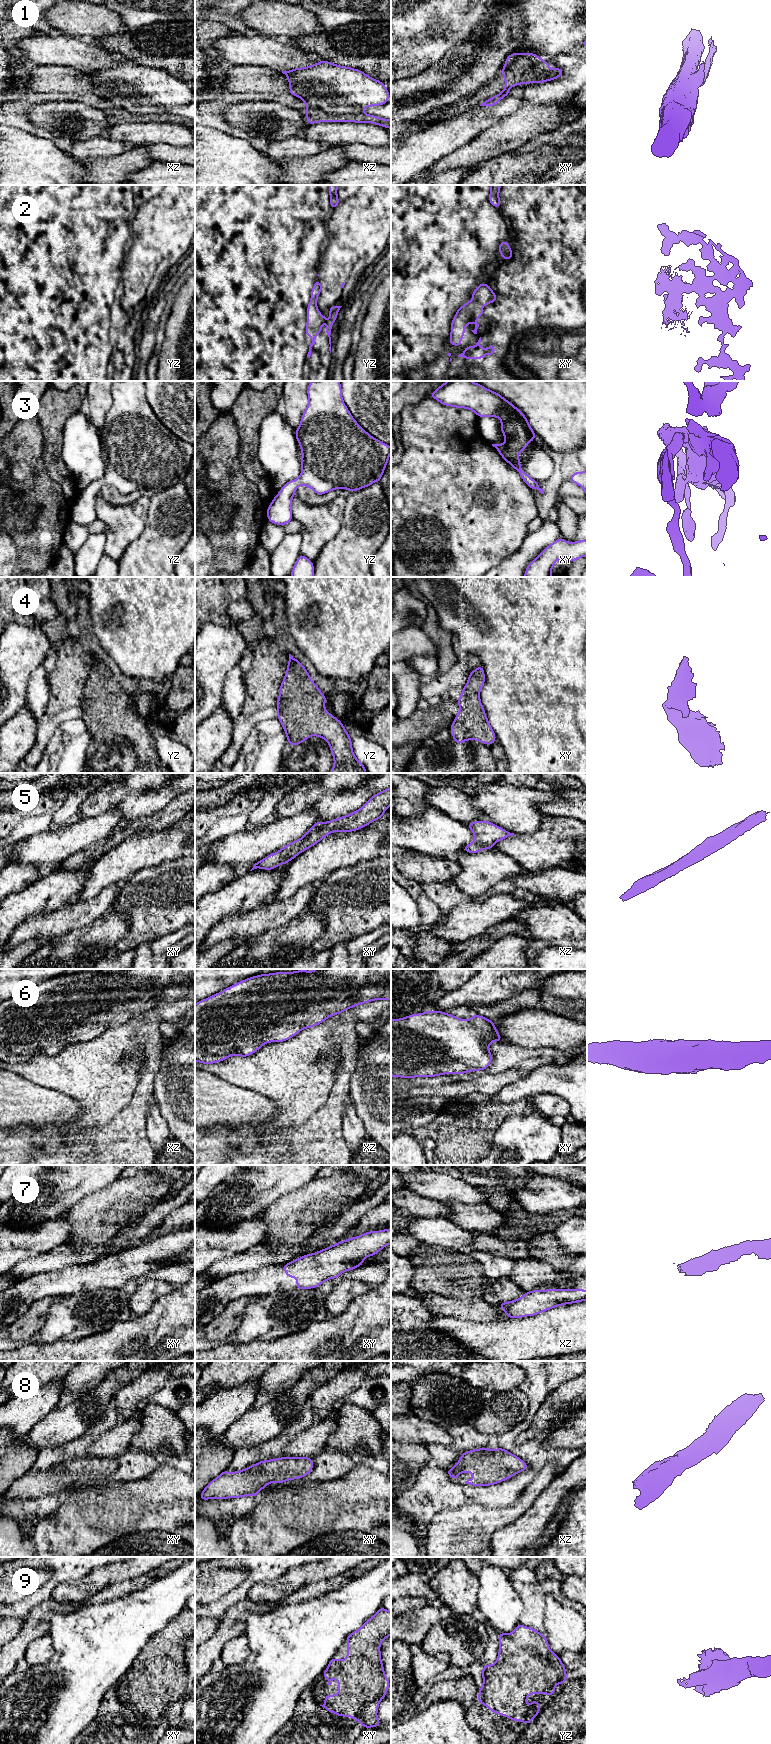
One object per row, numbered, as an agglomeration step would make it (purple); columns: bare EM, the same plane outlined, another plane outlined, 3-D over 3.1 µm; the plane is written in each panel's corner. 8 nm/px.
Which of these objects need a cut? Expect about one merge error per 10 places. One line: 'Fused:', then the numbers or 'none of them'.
Fused: 1

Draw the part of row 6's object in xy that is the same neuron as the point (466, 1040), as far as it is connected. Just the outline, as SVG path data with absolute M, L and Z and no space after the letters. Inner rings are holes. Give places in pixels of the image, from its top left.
M427 1011L391 1019L391 1076L434 1077L486 1070L492 1062L488 1045L503 1038L495 1024L480 1015L462 1020L442 1011Z

